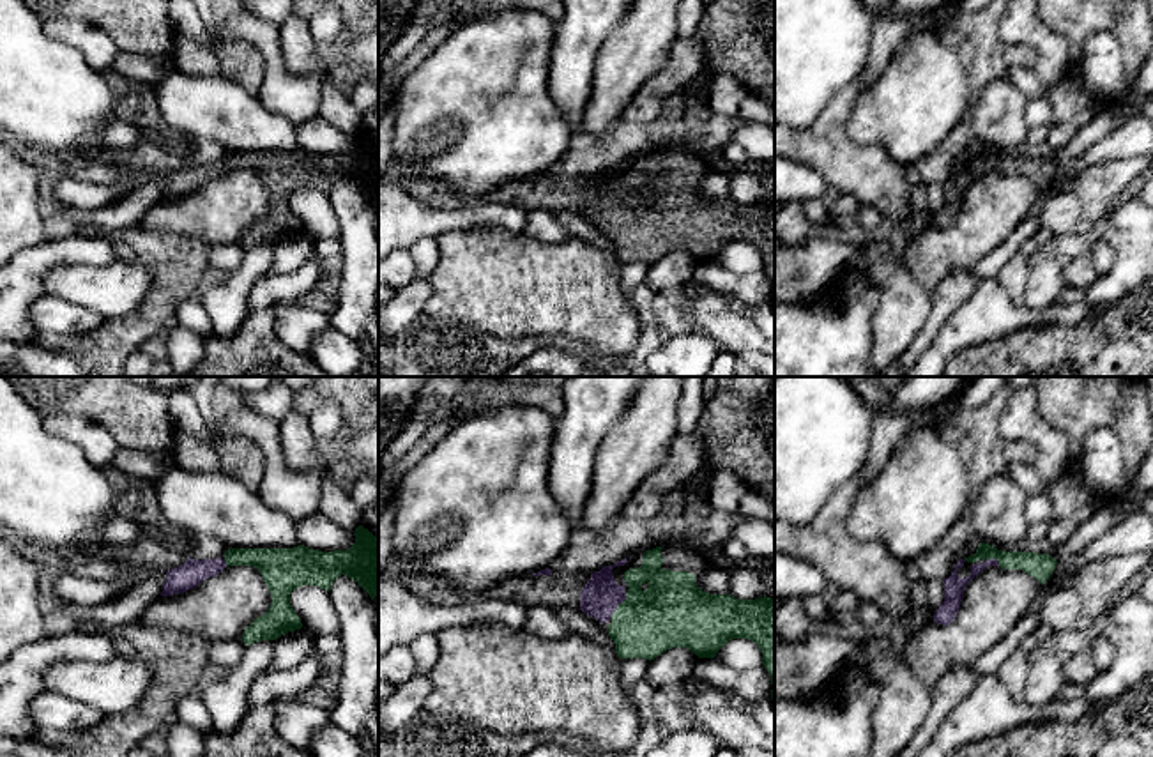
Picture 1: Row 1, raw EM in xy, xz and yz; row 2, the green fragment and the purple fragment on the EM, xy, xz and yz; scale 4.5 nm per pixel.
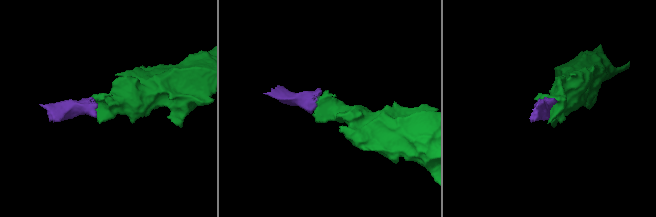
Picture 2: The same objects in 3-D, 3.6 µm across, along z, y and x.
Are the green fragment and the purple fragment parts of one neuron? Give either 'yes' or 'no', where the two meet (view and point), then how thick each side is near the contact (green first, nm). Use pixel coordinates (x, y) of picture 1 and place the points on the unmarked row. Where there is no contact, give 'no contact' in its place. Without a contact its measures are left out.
yes | xz (619, 207) | 320/180 nm

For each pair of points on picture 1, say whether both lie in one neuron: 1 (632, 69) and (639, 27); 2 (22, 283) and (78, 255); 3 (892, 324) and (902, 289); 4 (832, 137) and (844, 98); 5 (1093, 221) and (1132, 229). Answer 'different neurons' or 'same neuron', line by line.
1: same neuron
2: same neuron
3: same neuron
4: same neuron
5: different neurons

